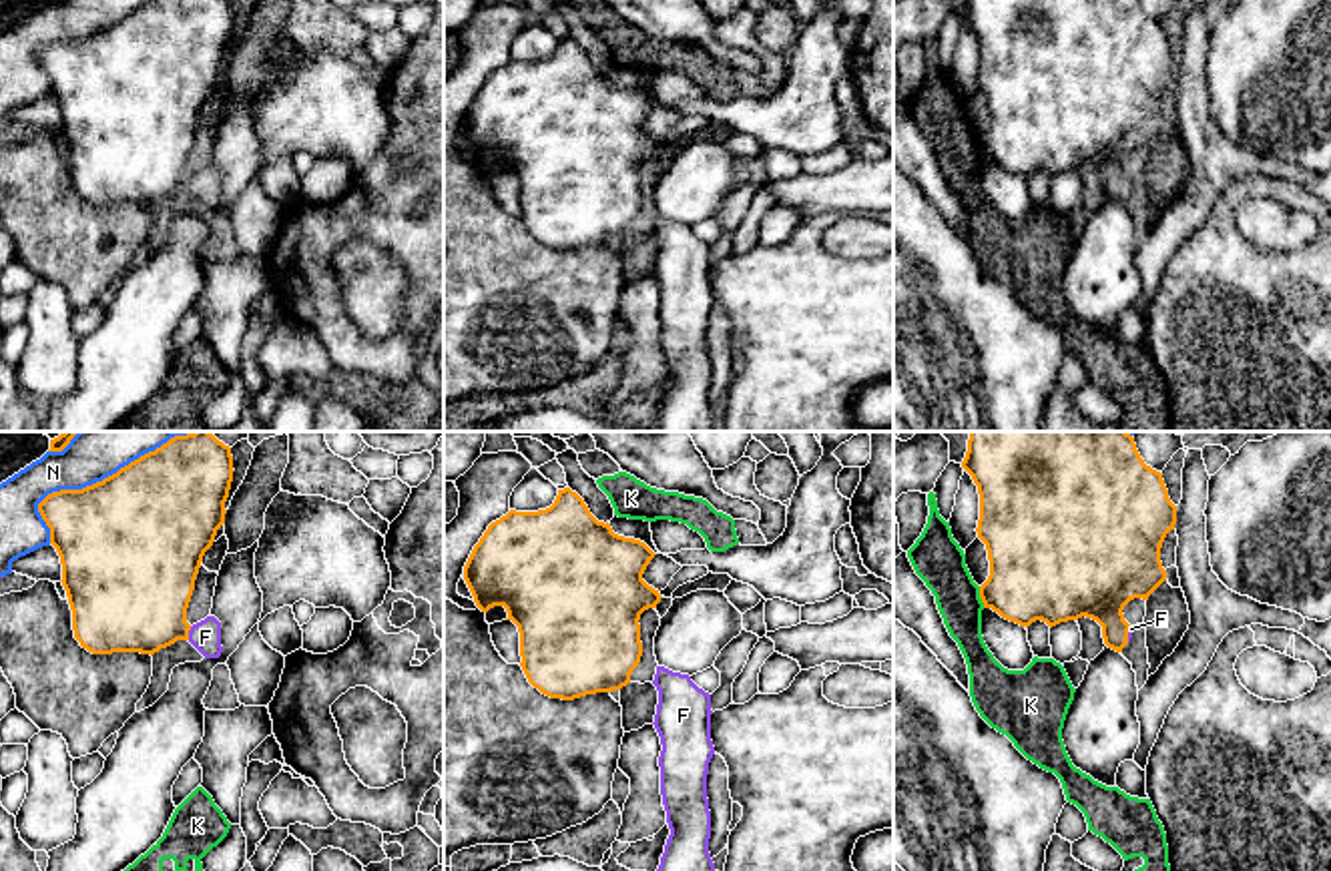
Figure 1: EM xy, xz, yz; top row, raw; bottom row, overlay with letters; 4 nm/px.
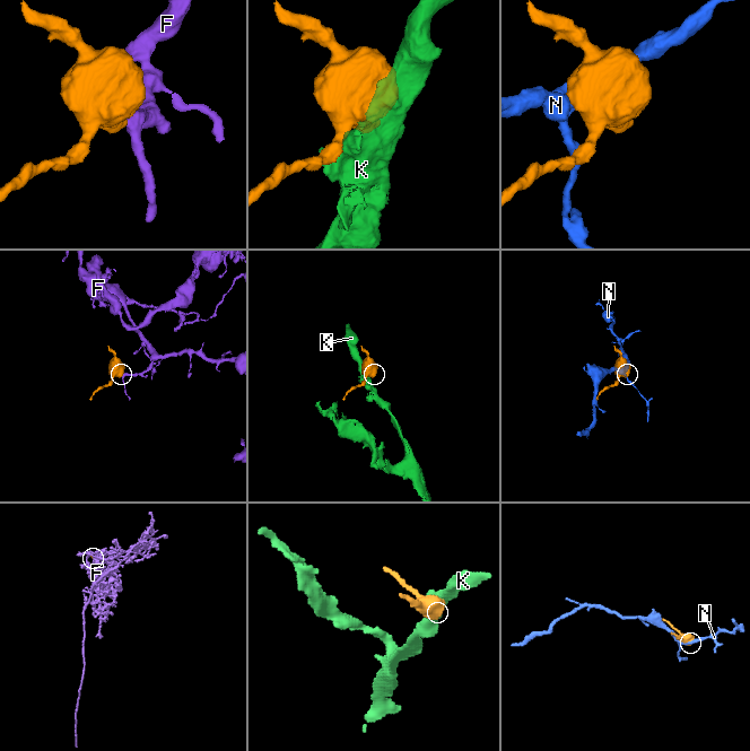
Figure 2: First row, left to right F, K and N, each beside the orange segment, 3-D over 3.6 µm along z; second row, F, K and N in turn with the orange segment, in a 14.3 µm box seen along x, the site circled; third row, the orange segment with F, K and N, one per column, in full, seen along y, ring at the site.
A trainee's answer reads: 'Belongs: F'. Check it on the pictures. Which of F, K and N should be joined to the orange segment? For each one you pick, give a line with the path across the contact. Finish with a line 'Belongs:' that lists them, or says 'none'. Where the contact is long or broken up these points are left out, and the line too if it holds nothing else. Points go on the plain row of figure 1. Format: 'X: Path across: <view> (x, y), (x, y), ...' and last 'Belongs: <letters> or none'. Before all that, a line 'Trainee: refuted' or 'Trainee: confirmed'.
Trainee: confirmed
F: Path across: xy (135, 149), (157, 169), (187, 183), (205, 187)
Belongs: F

